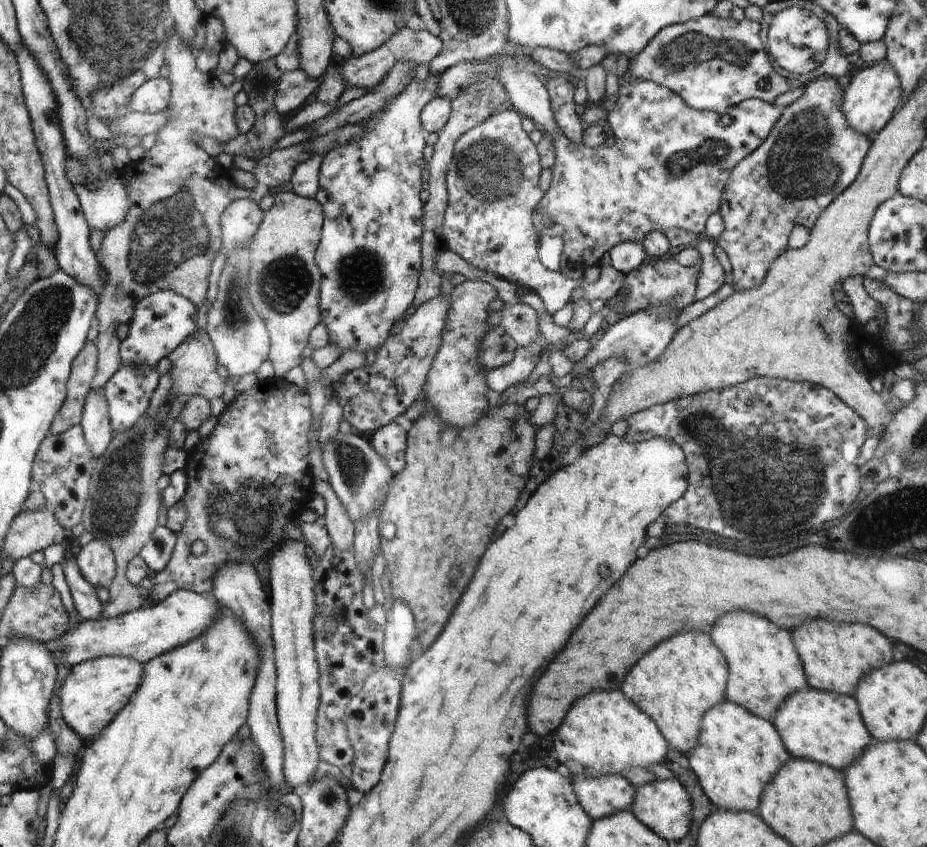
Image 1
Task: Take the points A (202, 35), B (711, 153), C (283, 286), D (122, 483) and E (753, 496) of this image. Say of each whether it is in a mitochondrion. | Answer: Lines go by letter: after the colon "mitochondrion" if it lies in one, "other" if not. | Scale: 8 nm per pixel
A: other
B: mitochondrion
C: mitochondrion
D: mitochondrion
E: mitochondrion

